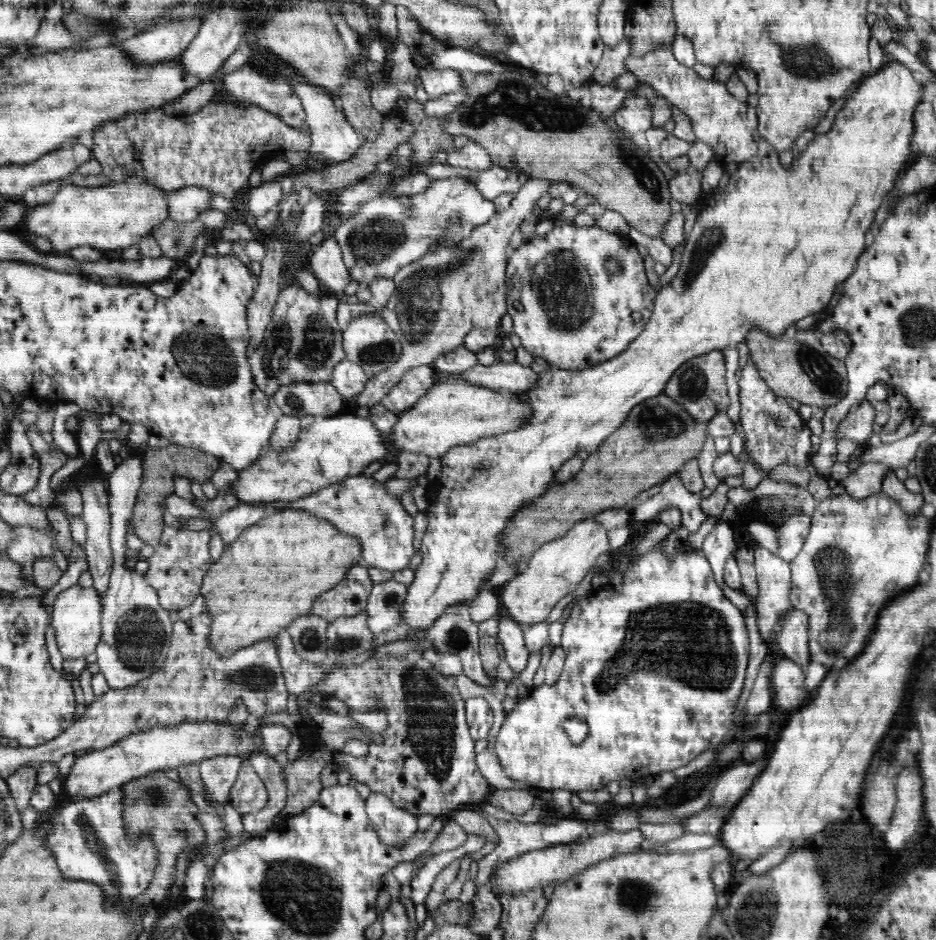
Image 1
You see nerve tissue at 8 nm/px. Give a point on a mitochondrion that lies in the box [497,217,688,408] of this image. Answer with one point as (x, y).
(562, 282)

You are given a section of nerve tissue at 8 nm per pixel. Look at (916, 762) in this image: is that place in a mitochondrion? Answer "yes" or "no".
no

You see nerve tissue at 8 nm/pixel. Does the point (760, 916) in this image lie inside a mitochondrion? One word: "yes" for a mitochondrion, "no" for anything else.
yes

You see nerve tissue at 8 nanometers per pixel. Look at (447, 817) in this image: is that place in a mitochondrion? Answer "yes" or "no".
no

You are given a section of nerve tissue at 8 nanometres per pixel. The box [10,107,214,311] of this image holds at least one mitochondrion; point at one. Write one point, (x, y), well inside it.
(133, 148)

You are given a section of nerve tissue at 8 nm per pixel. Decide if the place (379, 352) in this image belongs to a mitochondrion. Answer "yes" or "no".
yes

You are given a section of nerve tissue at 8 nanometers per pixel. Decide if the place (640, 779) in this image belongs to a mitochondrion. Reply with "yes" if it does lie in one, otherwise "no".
no

